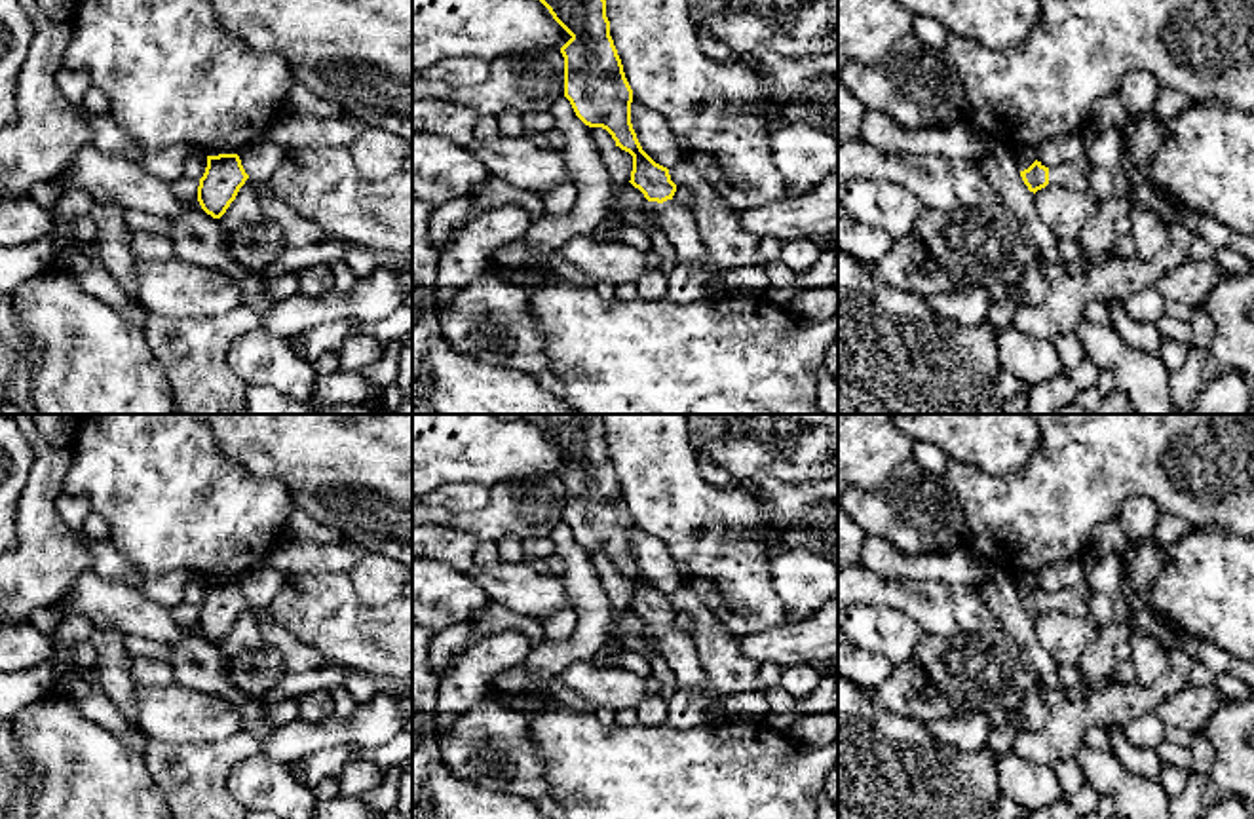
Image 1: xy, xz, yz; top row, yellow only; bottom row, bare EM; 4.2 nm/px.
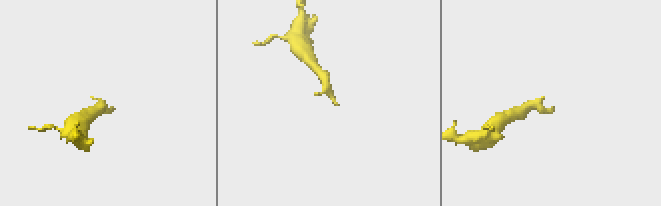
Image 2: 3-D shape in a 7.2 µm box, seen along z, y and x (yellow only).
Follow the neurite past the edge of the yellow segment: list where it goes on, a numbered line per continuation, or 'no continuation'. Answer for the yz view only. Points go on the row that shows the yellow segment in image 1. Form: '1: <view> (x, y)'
1: yz (1074, 175)

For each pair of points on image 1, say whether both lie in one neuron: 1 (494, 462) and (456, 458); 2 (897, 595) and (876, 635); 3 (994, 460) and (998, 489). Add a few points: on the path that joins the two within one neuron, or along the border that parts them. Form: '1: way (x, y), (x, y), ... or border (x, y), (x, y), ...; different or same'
1: way (485, 458), (466, 458); same
2: border (857, 603), (897, 609), (922, 631); different
3: border (1034, 451), (1013, 474), (983, 474), (954, 458); different

